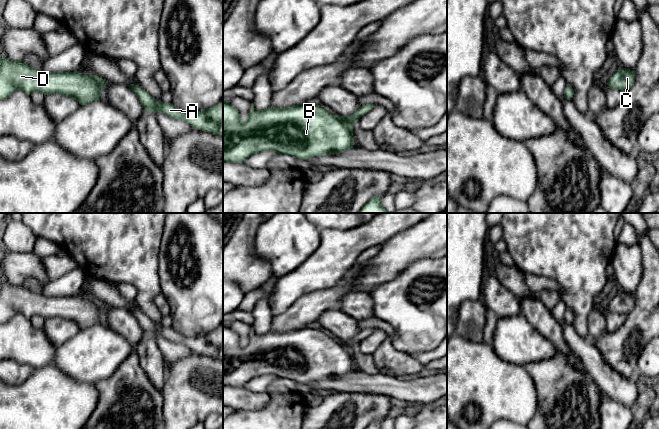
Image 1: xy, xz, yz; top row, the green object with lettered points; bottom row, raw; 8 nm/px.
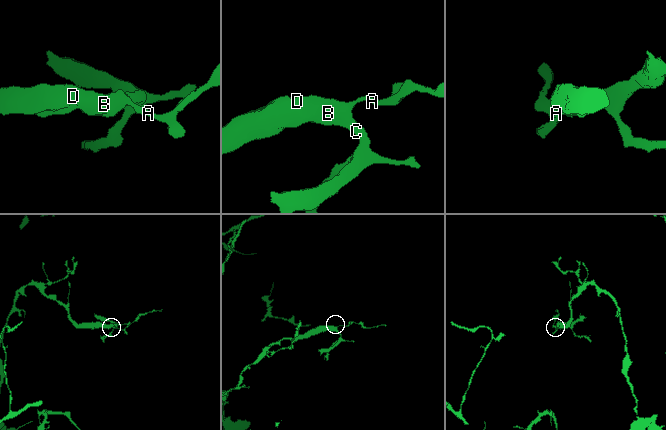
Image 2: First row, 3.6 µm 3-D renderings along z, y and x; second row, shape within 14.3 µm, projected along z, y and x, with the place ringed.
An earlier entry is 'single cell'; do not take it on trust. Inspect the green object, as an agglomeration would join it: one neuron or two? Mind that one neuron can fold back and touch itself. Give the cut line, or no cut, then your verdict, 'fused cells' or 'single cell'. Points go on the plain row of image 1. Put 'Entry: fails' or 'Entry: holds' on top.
Entry: holds
no cut | single cell

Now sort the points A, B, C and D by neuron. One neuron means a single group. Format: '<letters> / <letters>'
A B C D

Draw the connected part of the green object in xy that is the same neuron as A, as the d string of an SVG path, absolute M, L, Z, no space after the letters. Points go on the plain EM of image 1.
M134 308L127 309L140 323L148 336L160 335L174 343L187 346L198 354L207 355L223 361L223 328L217 329L200 337L186 337L172 327L157 326L149 317Z

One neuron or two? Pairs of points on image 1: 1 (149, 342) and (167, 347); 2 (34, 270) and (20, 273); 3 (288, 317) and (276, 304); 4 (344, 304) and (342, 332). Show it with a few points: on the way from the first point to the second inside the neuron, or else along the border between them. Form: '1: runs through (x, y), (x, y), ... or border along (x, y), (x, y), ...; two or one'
1: border along (152, 336), (166, 362); two
2: runs through (31, 270), (23, 270); one
3: border along (301, 296), (288, 308), (273, 316); two
4: runs through (344, 311), (343, 325); one

